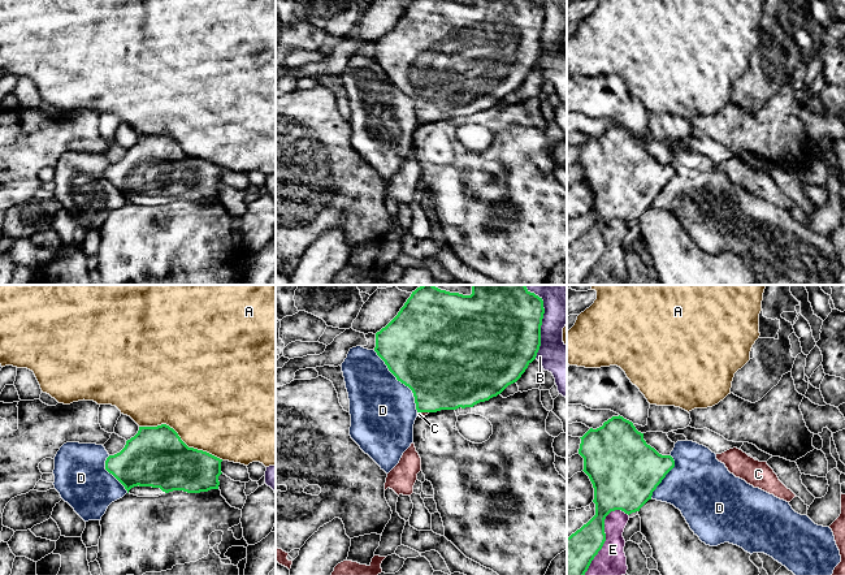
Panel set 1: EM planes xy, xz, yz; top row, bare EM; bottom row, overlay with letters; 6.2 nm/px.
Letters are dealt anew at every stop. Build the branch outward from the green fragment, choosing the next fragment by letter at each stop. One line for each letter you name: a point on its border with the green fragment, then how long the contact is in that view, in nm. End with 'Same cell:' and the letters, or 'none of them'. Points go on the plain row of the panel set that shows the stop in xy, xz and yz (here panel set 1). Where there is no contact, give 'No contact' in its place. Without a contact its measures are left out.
C: Touches green at xz (423, 120). Shared border 70 nm
Same cell: C

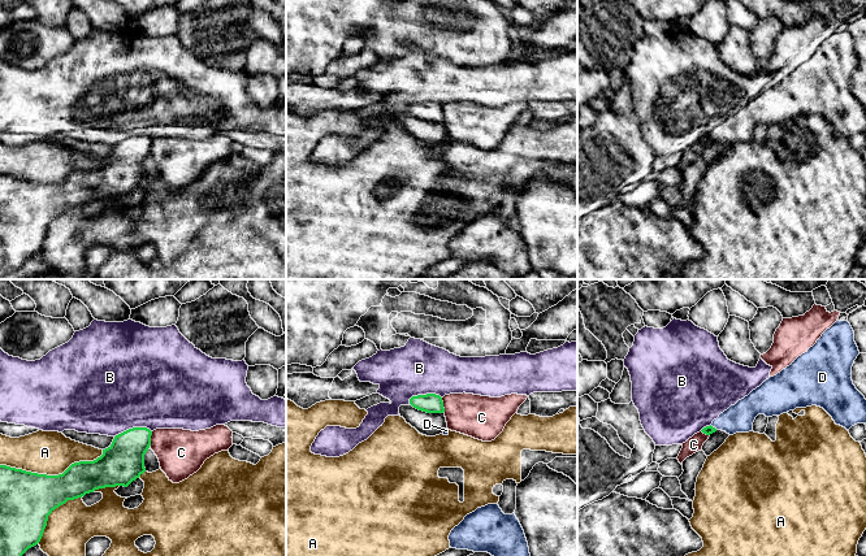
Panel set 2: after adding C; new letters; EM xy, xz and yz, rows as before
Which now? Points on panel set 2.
D: Touches green at yz (714, 137). Shared border 50 nm
Same cell: D

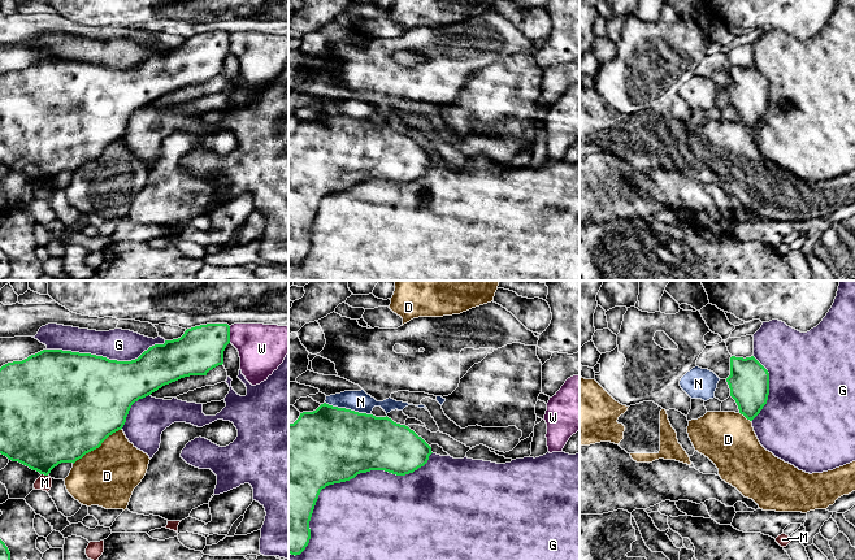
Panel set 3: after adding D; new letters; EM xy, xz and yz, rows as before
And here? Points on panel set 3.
Same cell: none of them

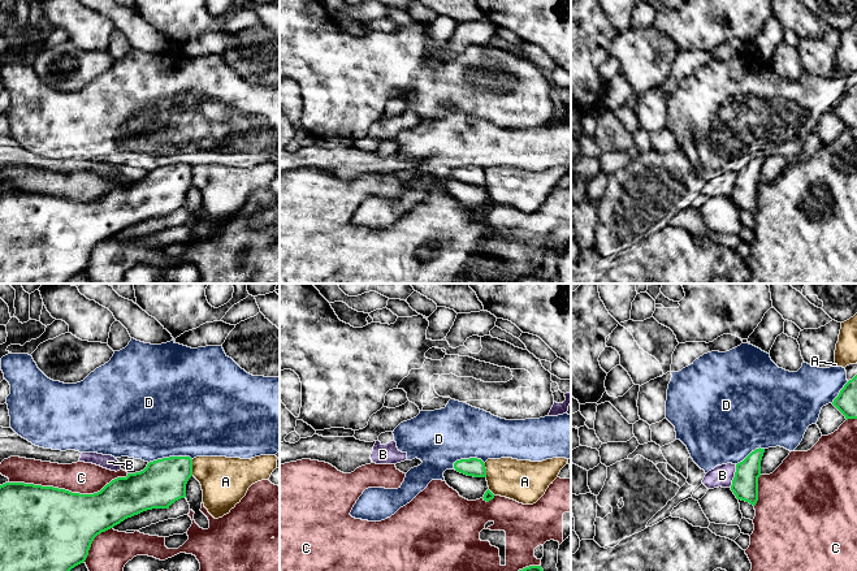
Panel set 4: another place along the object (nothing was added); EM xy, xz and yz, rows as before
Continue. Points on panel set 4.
Same cell: none of them

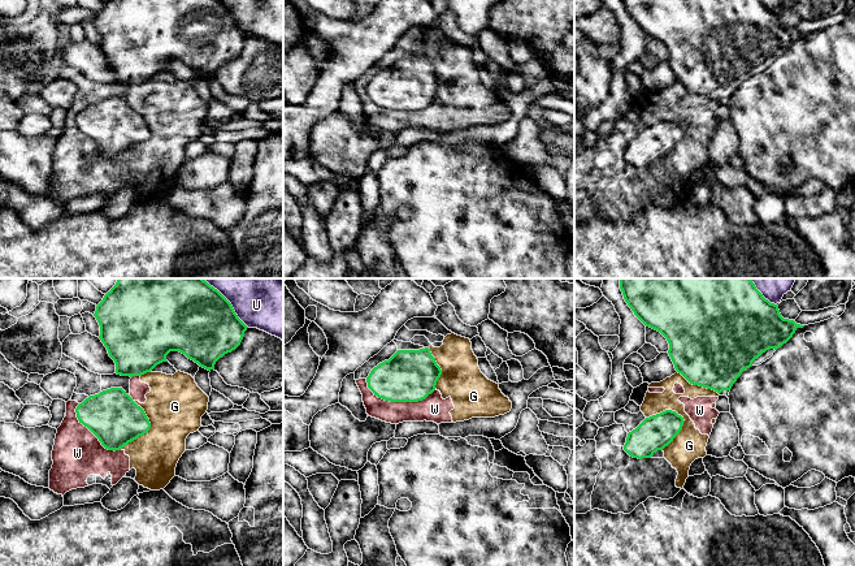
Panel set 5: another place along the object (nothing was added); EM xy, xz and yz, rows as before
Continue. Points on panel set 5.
Same cell: none of them

